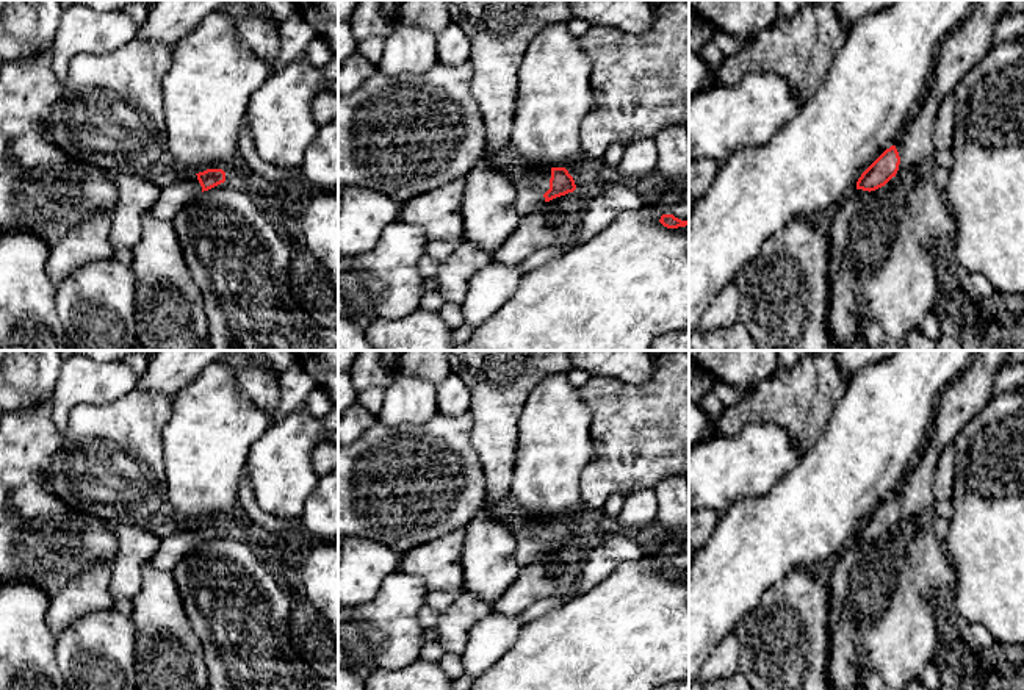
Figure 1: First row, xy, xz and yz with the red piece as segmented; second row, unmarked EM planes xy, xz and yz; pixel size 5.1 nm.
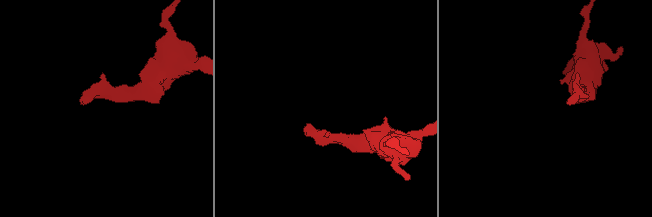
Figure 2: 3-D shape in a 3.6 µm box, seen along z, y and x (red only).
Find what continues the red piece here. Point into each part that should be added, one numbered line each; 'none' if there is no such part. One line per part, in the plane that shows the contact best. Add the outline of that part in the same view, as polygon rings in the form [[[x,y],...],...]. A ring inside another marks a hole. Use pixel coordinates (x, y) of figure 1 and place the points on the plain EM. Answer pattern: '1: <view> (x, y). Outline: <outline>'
1: xz (534, 532). Outline: [[[528,516],[526,523],[515,534],[515,562],[520,566],[539,560],[545,554],[543,544],[550,540],[551,518]]]

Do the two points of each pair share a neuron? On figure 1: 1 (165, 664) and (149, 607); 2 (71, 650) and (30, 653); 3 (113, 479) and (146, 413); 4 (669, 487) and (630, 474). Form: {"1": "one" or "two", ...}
{"1": "one", "2": "two", "3": "one", "4": "two"}

